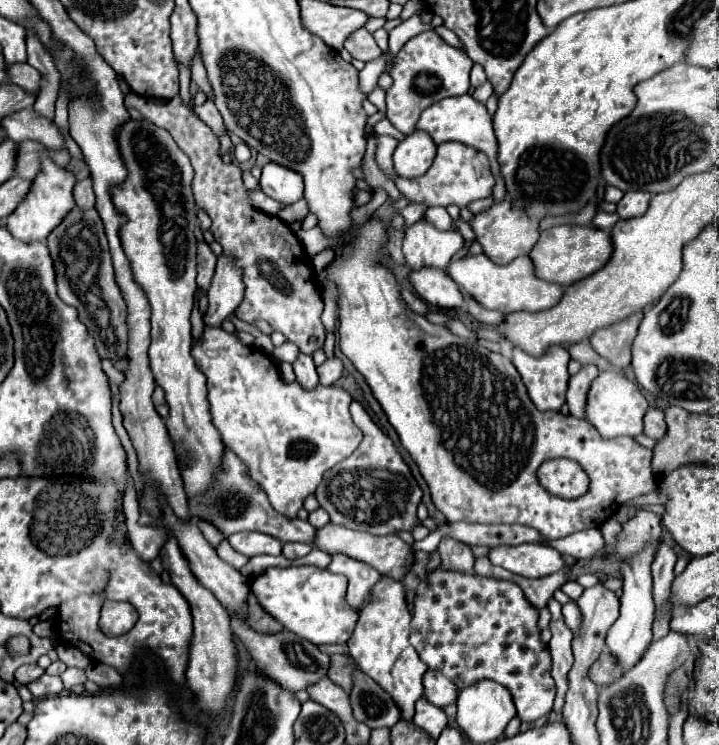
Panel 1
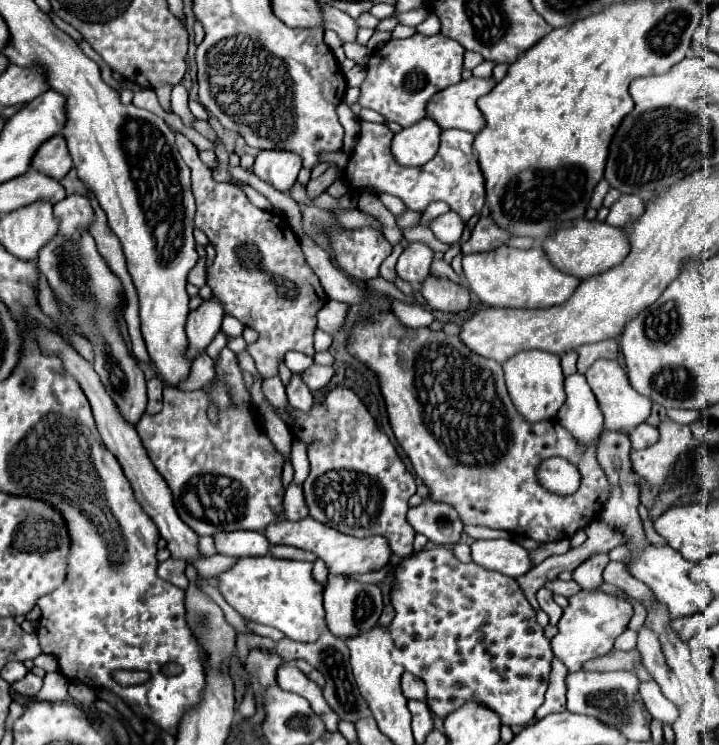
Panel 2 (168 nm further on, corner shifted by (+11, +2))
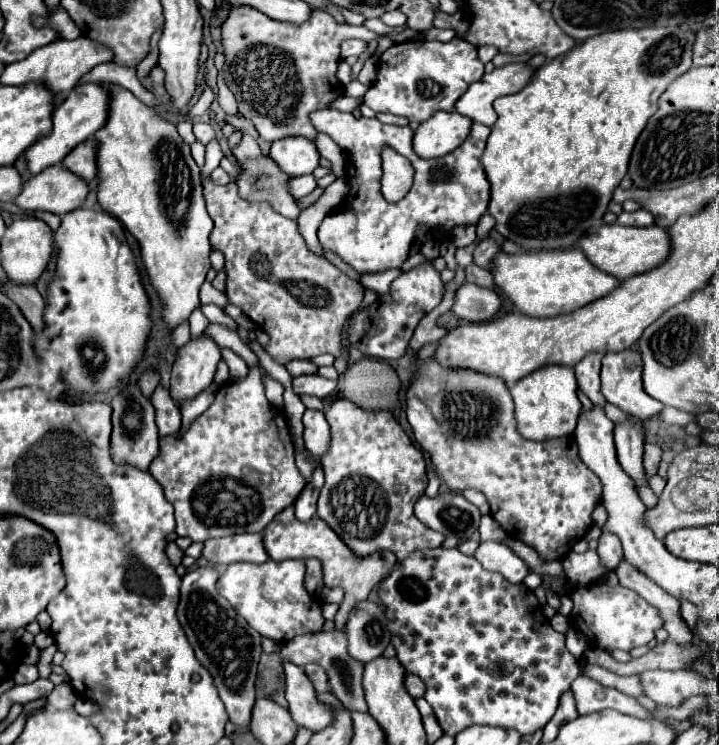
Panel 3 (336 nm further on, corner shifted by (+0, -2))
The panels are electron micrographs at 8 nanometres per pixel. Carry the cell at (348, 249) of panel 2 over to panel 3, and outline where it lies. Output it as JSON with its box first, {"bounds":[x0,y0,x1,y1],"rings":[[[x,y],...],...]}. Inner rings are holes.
{"bounds":[311,109,491,273],"rings":[[[321,109],[315,111],[311,115],[311,123],[319,133],[329,135],[341,149],[345,149],[349,153],[349,197],[347,197],[347,209],[341,213],[329,213],[323,223],[319,225],[319,241],[325,249],[337,253],[345,263],[349,263],[355,271],[359,273],[381,273],[387,269],[397,269],[401,267],[401,263],[407,259],[409,255],[409,245],[415,237],[415,227],[419,223],[429,225],[431,229],[441,229],[443,233],[449,233],[453,227],[457,225],[477,225],[477,221],[481,219],[481,215],[487,211],[489,207],[489,199],[491,199],[491,191],[489,191],[489,181],[487,175],[483,171],[481,165],[481,155],[485,151],[485,143],[489,137],[489,127],[483,127],[479,123],[473,123],[469,137],[465,139],[465,143],[461,147],[457,147],[453,153],[439,157],[439,159],[419,159],[415,155],[415,151],[411,149],[411,129],[409,127],[397,127],[397,125],[383,125],[377,119],[355,119],[351,113],[343,113],[337,109]],[[383,147],[391,147],[395,149],[399,155],[407,157],[415,169],[415,173],[421,173],[421,187],[415,187],[415,177],[413,177],[413,187],[409,189],[409,193],[405,195],[405,199],[401,199],[399,203],[389,203],[385,201],[385,197],[381,195],[381,151]]]}

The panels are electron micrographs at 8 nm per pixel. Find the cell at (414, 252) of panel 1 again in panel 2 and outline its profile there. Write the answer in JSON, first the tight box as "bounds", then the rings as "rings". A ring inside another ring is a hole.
{"bounds":[396,243,432,283],"rings":[[[410,243],[396,263],[396,273],[408,283],[422,283],[430,273],[432,249],[424,243]]]}

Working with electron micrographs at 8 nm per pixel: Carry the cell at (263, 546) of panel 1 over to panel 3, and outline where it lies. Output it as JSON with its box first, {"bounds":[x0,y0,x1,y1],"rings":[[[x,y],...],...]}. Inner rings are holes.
{"bounds":[203,535,269,565],"rings":[[[231,535],[209,539],[203,547],[203,557],[213,565],[231,565],[235,561],[265,563],[269,559],[263,547],[263,535]]]}

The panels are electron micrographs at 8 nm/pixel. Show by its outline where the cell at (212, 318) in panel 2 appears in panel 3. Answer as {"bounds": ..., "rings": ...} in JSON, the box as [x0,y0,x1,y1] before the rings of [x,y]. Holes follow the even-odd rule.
{"bounds":[169,333,221,403],"rings":[[[207,333],[191,337],[189,343],[193,345],[183,345],[179,349],[171,369],[169,391],[177,403],[191,399],[203,391],[213,381],[217,363],[221,361],[219,345]]]}

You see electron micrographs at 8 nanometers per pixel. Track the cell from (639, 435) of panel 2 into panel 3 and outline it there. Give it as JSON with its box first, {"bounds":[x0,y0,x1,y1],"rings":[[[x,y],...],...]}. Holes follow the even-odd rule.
{"bounds":[643,443,663,477],"rings":[[[645,443],[645,459],[643,459],[643,465],[645,465],[645,471],[647,471],[649,477],[657,473],[661,455],[663,455],[663,447],[659,443]]]}

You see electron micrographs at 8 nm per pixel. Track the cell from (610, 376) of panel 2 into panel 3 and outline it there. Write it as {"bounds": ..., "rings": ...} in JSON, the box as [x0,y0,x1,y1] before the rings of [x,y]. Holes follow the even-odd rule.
{"bounds":[601,351,663,421],"rings":[[[621,351],[621,353],[607,353],[603,357],[601,367],[601,393],[607,403],[617,405],[625,413],[637,417],[639,421],[647,421],[651,417],[657,417],[663,411],[663,403],[649,397],[641,385],[641,355],[637,351]]]}

